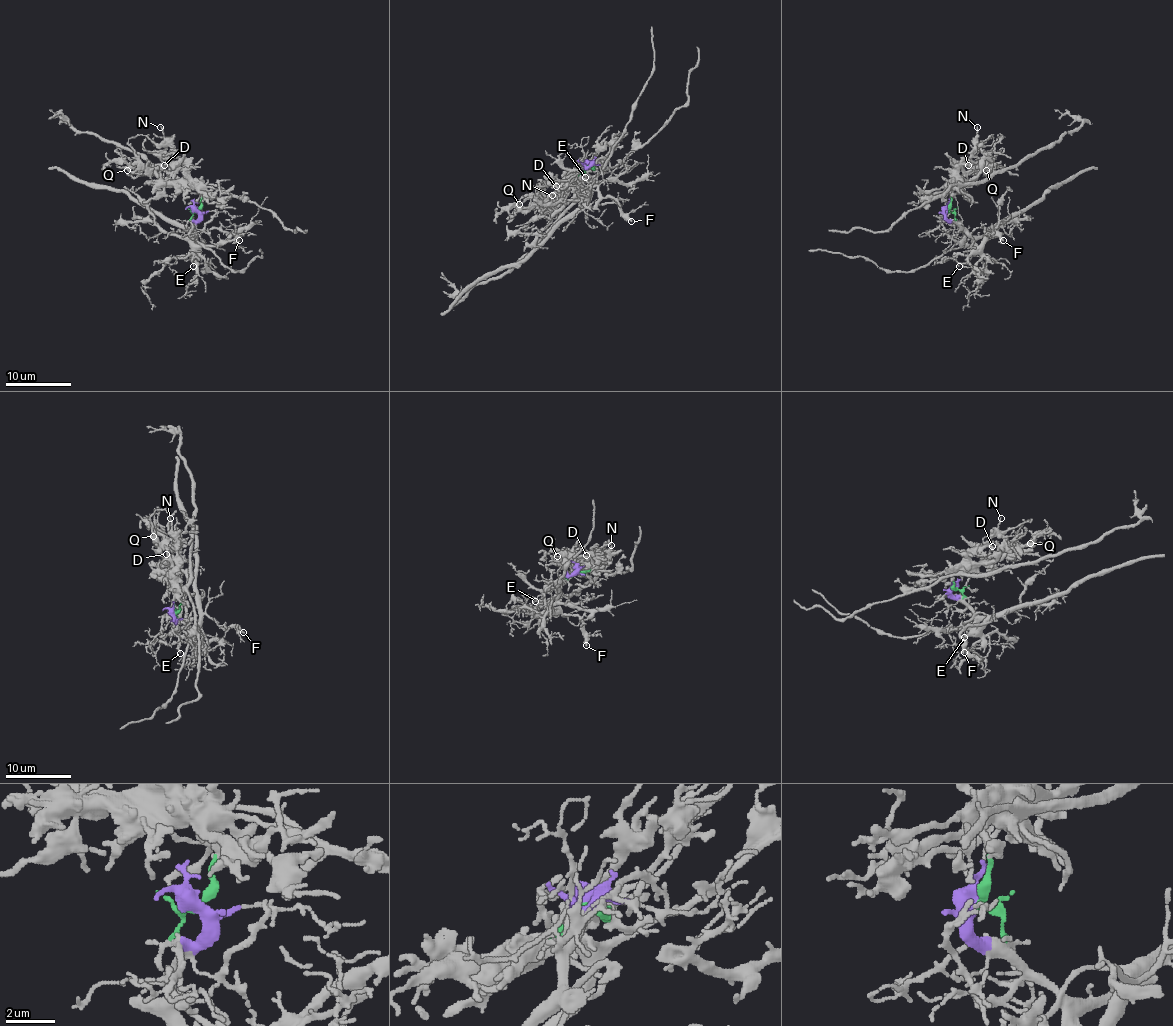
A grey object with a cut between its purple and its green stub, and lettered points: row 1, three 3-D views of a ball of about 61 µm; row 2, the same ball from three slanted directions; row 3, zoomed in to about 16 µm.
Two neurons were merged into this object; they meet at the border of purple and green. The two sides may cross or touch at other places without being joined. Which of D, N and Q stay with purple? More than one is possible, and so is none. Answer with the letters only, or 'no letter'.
no letter

